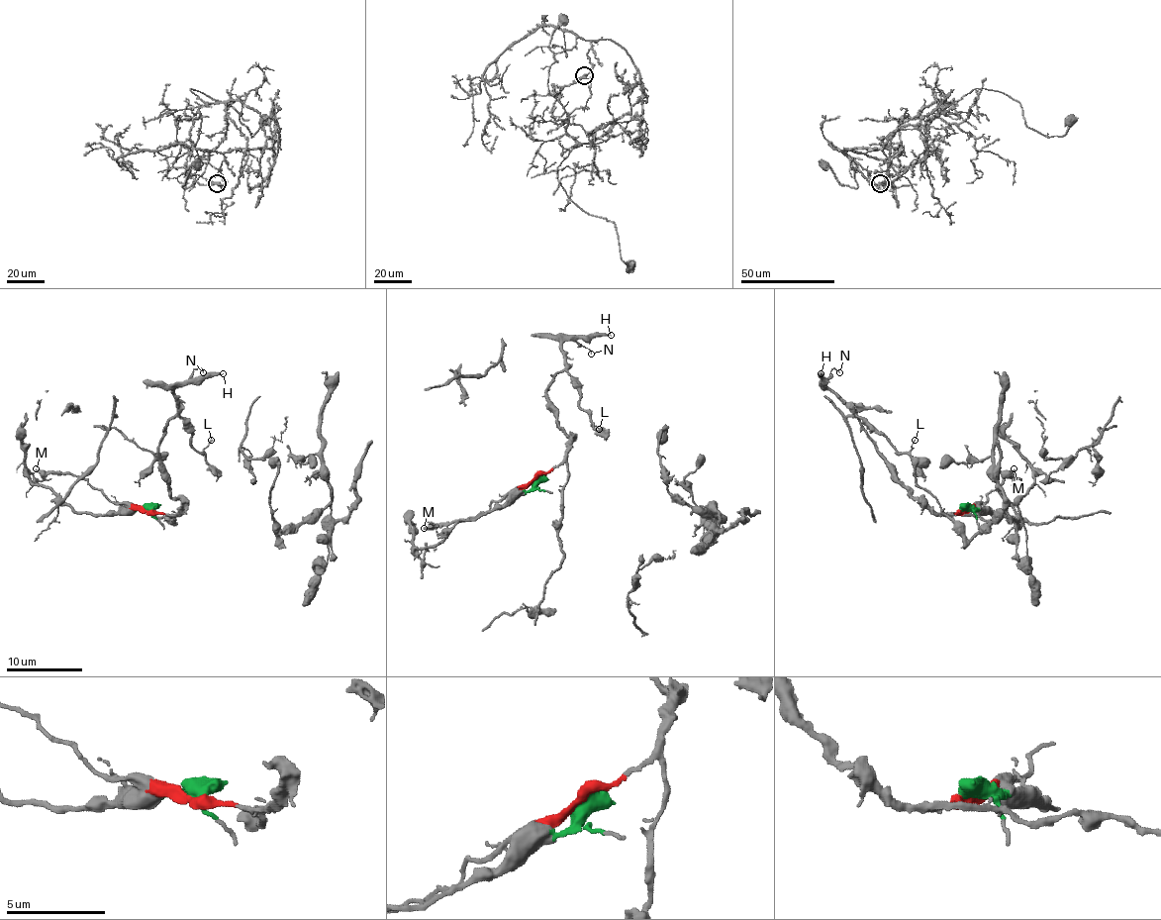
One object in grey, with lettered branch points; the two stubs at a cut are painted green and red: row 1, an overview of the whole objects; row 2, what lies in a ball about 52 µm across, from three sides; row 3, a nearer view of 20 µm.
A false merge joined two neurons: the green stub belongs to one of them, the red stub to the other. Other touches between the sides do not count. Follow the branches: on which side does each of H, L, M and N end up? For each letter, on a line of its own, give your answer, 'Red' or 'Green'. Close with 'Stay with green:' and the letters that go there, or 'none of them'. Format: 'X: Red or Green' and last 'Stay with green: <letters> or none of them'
H: Red
L: Red
M: Red
N: Red
Stay with green: none of them

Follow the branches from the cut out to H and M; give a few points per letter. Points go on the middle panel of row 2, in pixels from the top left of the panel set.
H: (534, 477), (550, 473), (563, 460), (569, 441), (546, 393), (565, 366), (561, 346), (577, 338), (611, 336)
M: (534, 477), (495, 500), (487, 511), (466, 521), (428, 525), (424, 529)

